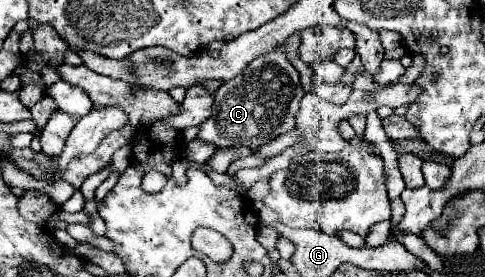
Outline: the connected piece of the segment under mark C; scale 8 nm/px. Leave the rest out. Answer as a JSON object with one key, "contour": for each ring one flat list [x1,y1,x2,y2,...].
{"contour":[[283,47,273,53,257,57,247,65,243,73,225,81,215,93,213,115,199,125,199,139,209,141,217,147,249,147,257,149,271,139,291,131,295,127,295,113,305,91,299,83,297,69,287,61]]}

